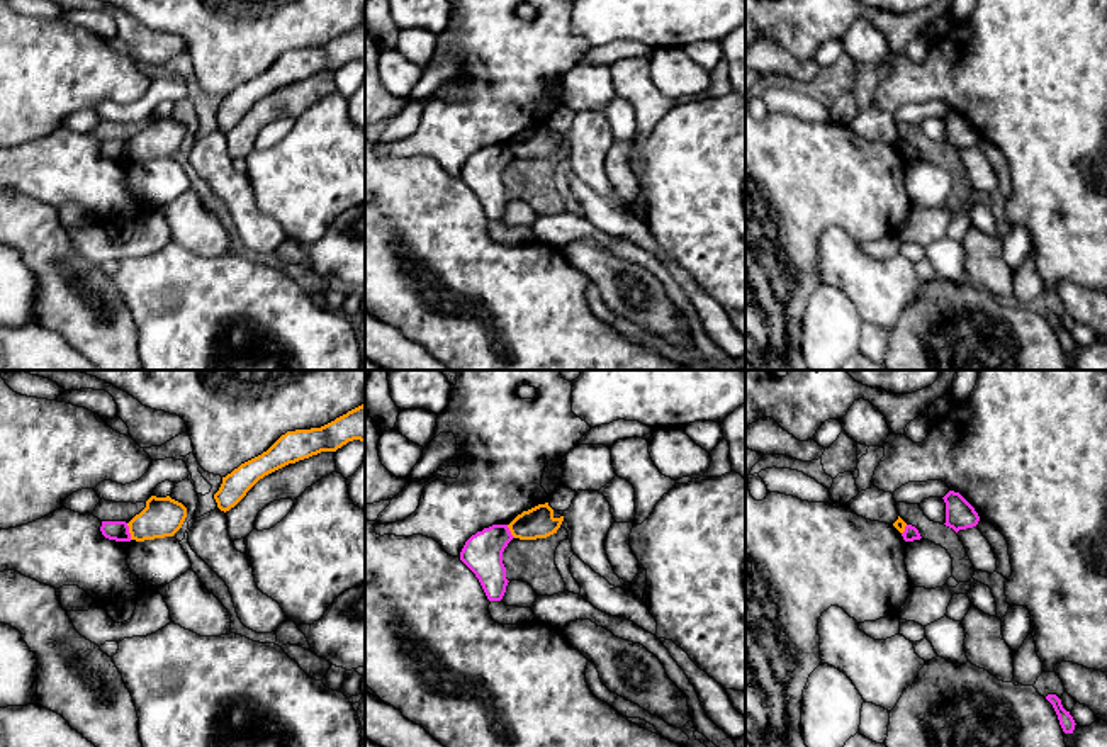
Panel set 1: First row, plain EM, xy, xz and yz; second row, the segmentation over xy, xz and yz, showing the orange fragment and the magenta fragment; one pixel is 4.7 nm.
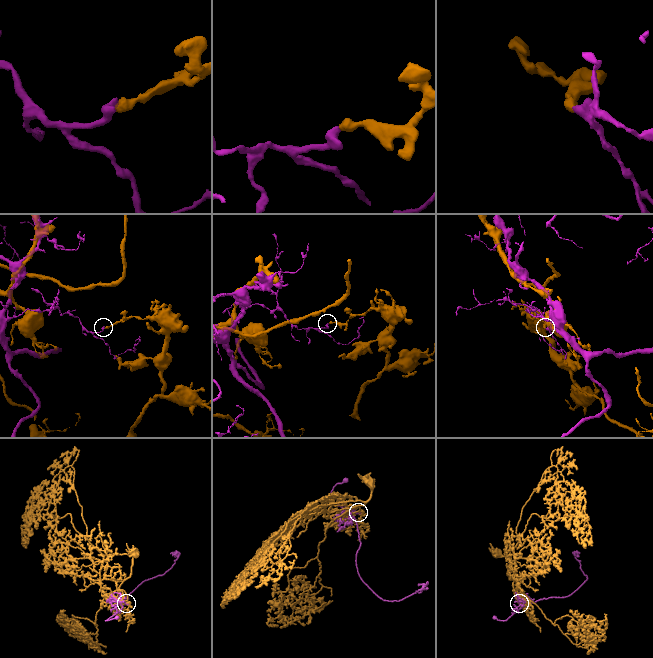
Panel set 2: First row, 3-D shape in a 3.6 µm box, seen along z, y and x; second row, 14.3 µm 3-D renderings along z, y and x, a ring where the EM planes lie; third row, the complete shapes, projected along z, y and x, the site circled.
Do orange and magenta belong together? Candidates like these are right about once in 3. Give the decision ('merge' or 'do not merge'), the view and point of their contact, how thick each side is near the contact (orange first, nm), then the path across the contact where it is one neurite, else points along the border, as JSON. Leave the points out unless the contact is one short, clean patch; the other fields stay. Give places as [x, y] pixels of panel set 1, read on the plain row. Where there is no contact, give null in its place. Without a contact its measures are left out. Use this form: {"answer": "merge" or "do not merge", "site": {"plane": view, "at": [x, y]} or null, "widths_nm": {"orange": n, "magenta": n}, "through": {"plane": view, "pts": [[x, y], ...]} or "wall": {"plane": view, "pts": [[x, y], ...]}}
{"answer": "do not merge", "site": {"plane": "xy", "at": [129, 151]}, "widths_nm": {"orange": 190, "magenta": 100}, "wall": {"plane": "xy", "pts": [[126, 143], [131, 158]]}}

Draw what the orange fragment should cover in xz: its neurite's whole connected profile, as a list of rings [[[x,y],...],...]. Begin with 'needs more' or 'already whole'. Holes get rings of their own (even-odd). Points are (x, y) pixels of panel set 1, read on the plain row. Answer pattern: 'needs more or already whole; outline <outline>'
already whole; outline [[[545,122],[518,134],[508,148],[514,158],[537,160],[557,153],[562,141],[564,136],[555,138],[554,129]]]

